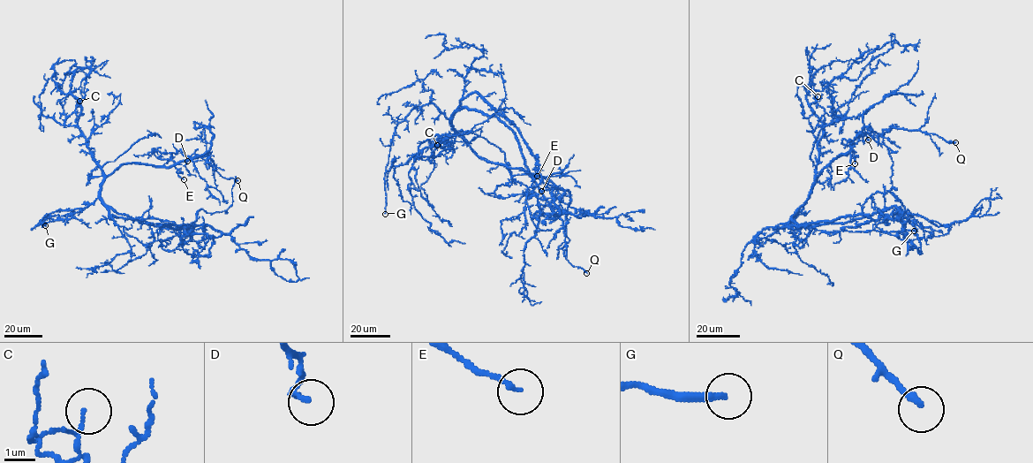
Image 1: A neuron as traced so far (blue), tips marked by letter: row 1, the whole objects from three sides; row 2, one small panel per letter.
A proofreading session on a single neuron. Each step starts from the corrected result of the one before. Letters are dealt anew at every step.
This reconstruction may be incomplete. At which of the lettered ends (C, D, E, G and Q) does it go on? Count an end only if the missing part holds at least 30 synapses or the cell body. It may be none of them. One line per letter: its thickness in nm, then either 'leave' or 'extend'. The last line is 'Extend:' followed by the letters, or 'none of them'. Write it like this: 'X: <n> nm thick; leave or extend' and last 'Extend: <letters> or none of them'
C: 80 nm thick; leave
D: 200 nm thick; leave
E: 150 nm thick; leave
G: 240 nm thick; leave
Q: 200 nm thick; leave
Extend: none of them

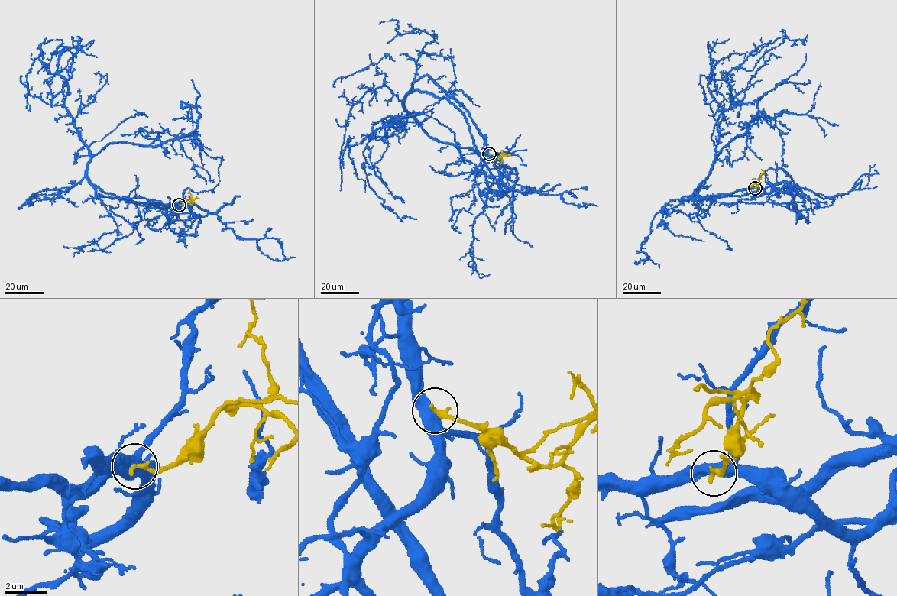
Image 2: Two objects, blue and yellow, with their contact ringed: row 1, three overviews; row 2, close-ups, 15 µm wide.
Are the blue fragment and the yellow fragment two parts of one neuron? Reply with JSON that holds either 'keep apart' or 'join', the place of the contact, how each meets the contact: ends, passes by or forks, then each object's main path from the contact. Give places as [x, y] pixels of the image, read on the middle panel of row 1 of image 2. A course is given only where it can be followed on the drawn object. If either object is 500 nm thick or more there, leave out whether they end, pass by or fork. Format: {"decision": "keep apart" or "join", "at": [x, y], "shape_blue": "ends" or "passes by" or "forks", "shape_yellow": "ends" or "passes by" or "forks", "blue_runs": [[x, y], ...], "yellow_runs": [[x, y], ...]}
{"decision": "keep apart", "at": [489, 153], "shape_blue": "forks", "shape_yellow": "ends", "blue_runs": [[489, 153], [470, 114], [428, 76], [415, 80], [409, 115], [376, 123], [363, 152], [383, 205], [417, 218]], "yellow_runs": [[489, 153], [501, 159], [500, 163]]}

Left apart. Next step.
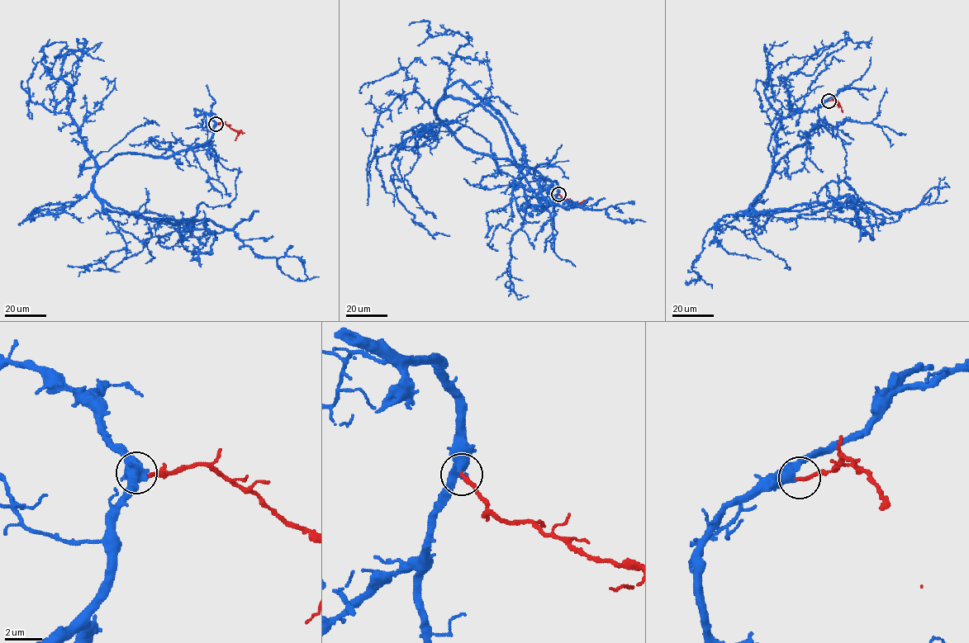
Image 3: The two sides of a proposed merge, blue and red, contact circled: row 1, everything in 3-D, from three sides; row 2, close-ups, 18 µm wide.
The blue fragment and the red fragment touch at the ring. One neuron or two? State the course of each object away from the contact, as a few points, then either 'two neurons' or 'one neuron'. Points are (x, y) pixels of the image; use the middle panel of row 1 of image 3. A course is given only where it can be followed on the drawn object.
blue via (558, 193), (534, 169), (467, 149), (435, 106), (451, 96), (482, 105), (542, 199), (629, 218) | red via (558, 193), (563, 199), (578, 204), (575, 206) | one neuron

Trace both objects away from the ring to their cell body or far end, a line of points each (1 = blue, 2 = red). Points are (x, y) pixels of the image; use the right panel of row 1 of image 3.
1: (828, 101), (803, 146), (782, 158), (750, 206), (758, 215), (806, 210), (847, 194), (872, 239), (866, 221)
2: (828, 101), (833, 97), (838, 101), (843, 112)

